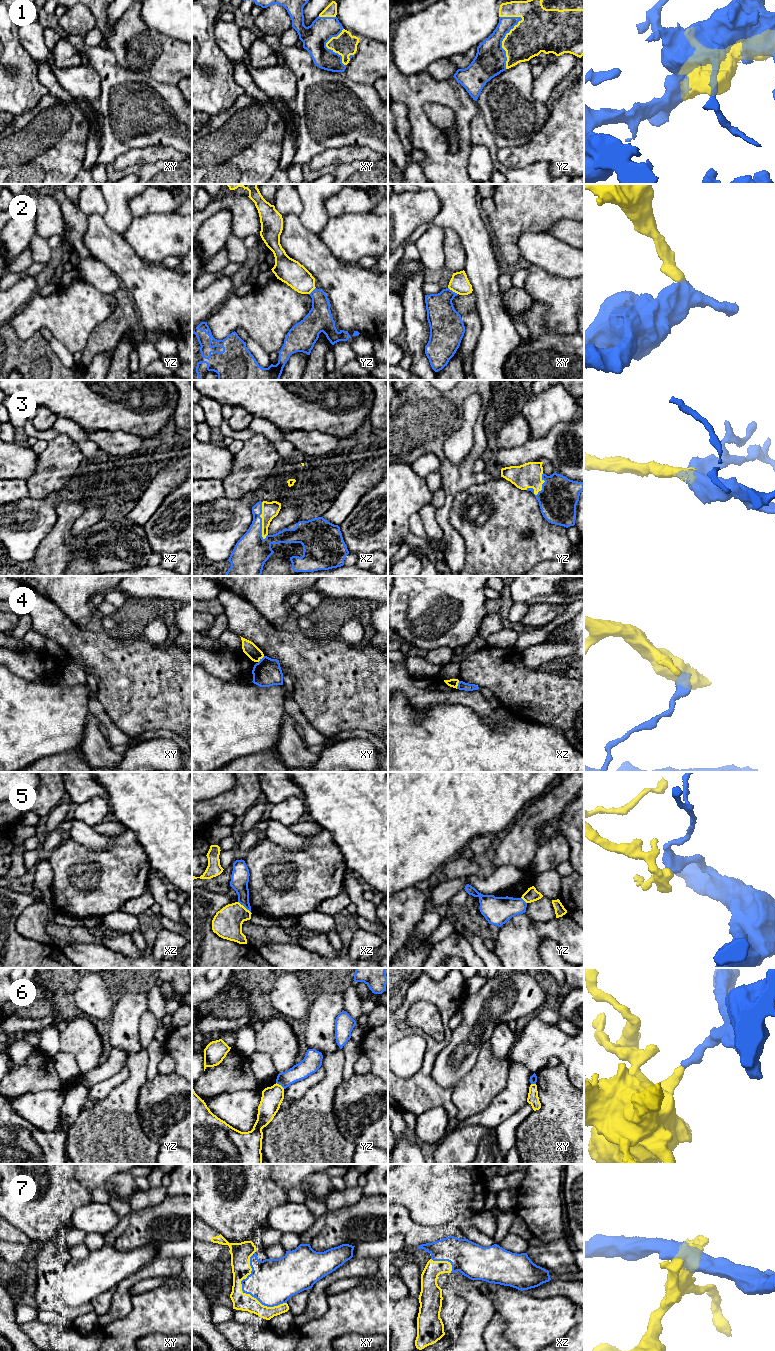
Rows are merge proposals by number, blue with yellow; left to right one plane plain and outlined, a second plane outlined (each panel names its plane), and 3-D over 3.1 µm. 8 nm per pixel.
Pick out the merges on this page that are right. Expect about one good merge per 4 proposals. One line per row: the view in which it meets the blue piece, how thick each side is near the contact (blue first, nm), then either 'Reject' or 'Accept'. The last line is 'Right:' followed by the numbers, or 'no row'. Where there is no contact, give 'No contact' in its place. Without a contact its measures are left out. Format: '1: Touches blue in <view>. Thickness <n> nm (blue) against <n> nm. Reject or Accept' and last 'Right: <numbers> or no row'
1: Touches blue in yz. Thickness 260 nm (blue) against 300 nm. Accept
2: Touches blue in xy. Thickness 260 nm (blue) against 160 nm. Reject
3: Touches blue in xz. Thickness 260 nm (blue) against 130 nm. Accept
4: Touches blue in xz. Thickness 70 nm (blue) against 70 nm. Reject
5: Touches blue in xz. Thickness 140 nm (blue) against 240 nm. Reject
6: Touches blue in yz. Thickness 140 nm (blue) against 170 nm. Reject
7: Touches blue in xy. Thickness 380 nm (blue) against 160 nm. Accept
Right: 1, 3, 7

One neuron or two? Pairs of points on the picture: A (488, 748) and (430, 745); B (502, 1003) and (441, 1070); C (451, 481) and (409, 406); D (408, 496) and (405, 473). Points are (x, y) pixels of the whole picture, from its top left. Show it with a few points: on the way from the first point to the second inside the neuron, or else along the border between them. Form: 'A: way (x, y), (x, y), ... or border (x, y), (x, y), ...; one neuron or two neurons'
A: way (474, 748), (444, 748); one neuron
B: way (485, 1020), (468, 1037), (464, 1047), (458, 1053); one neuron
C: way (444, 462), (420, 425); one neuron
D: way (405, 490), (405, 479); one neuron

